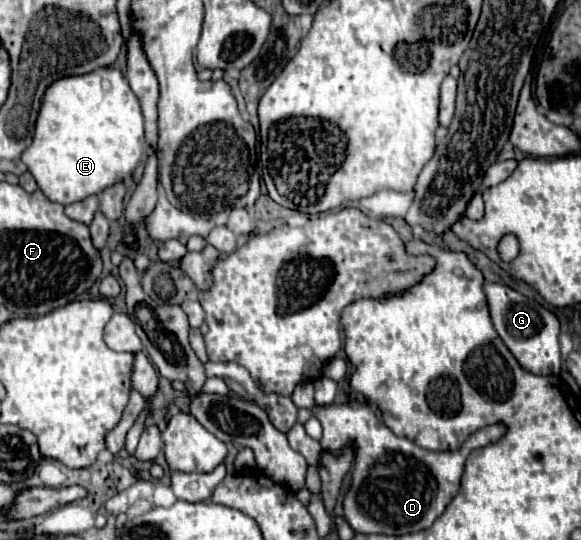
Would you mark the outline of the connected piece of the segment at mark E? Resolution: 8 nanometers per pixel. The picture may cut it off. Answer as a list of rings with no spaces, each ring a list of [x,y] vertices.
[[[99,67],[87,75],[63,77],[49,85],[35,123],[33,143],[23,153],[21,161],[33,173],[39,189],[43,195],[47,195],[47,199],[53,203],[71,205],[87,199],[87,195],[99,195],[99,191],[105,191],[111,187],[111,183],[119,183],[119,179],[131,179],[143,157],[143,149],[145,133],[139,99],[117,67]]]

